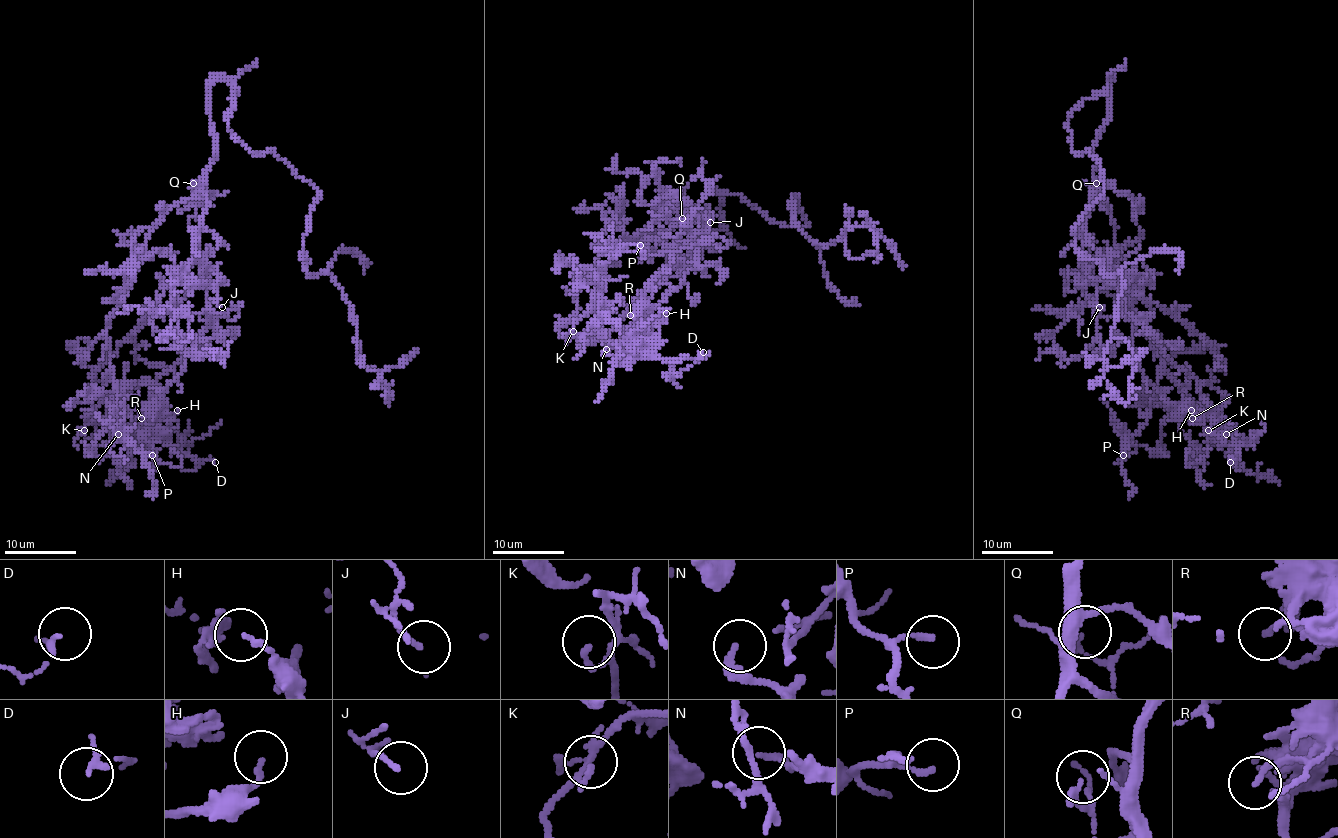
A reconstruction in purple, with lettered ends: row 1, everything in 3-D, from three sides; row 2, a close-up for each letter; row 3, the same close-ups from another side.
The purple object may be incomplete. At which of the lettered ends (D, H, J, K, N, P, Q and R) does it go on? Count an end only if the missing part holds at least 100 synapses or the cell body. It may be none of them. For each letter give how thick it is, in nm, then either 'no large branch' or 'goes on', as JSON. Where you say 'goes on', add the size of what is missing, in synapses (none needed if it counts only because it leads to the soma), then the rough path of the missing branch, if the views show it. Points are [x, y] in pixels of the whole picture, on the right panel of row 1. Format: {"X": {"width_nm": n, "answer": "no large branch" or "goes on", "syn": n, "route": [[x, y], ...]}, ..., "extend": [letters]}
{"D": {"width_nm": 120, "answer": "no large branch"}, "H": {"width_nm": 90, "answer": "no large branch"}, "J": {"width_nm": 130, "answer": "no large branch"}, "K": {"width_nm": 130, "answer": "no large branch"}, "N": {"width_nm": 200, "answer": "no large branch"}, "P": {"width_nm": 150, "answer": "no large branch"}, "Q": {"width_nm": 170, "answer": "no large branch"}, "R": {"width_nm": 170, "answer": "no large branch"}, "extend": []}

